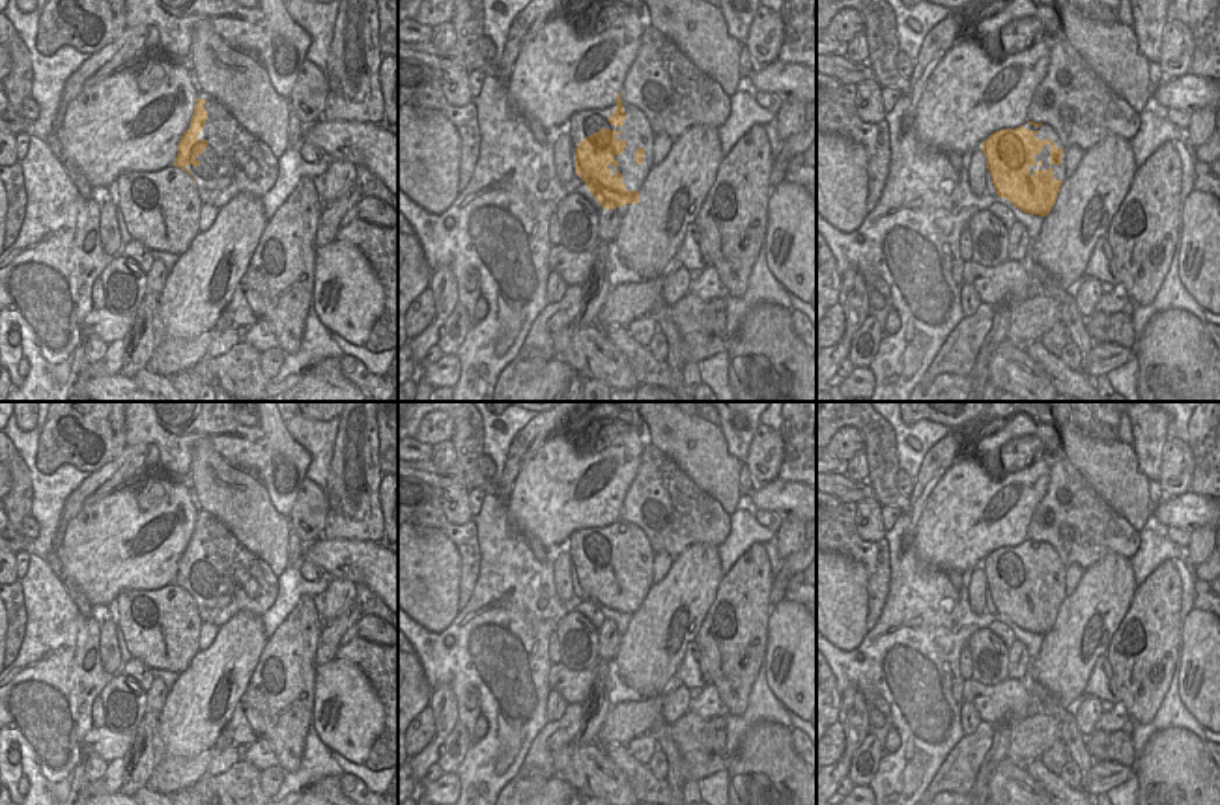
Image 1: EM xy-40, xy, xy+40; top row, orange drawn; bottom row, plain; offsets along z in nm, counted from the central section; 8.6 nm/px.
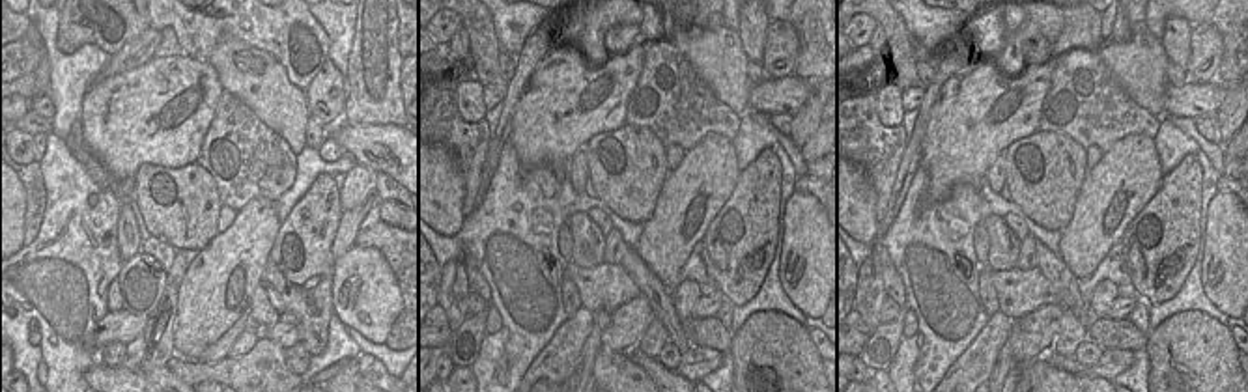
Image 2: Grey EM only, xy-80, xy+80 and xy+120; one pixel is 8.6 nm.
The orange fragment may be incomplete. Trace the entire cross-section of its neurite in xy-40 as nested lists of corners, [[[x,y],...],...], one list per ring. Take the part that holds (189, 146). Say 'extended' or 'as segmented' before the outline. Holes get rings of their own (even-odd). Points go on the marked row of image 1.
extended | [[[196,99],[191,127],[183,133],[176,162],[159,172],[125,172],[116,179],[112,202],[127,233],[155,252],[181,256],[198,233],[202,200],[189,164],[207,148],[198,134],[206,125],[206,99]]]

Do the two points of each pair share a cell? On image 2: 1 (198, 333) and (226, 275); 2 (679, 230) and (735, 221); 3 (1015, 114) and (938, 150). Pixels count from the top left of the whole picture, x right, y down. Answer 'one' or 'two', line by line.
1: one
2: two
3: one

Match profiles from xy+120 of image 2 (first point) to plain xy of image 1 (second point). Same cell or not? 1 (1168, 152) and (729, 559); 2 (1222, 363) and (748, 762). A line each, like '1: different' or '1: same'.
1: same
2: same

